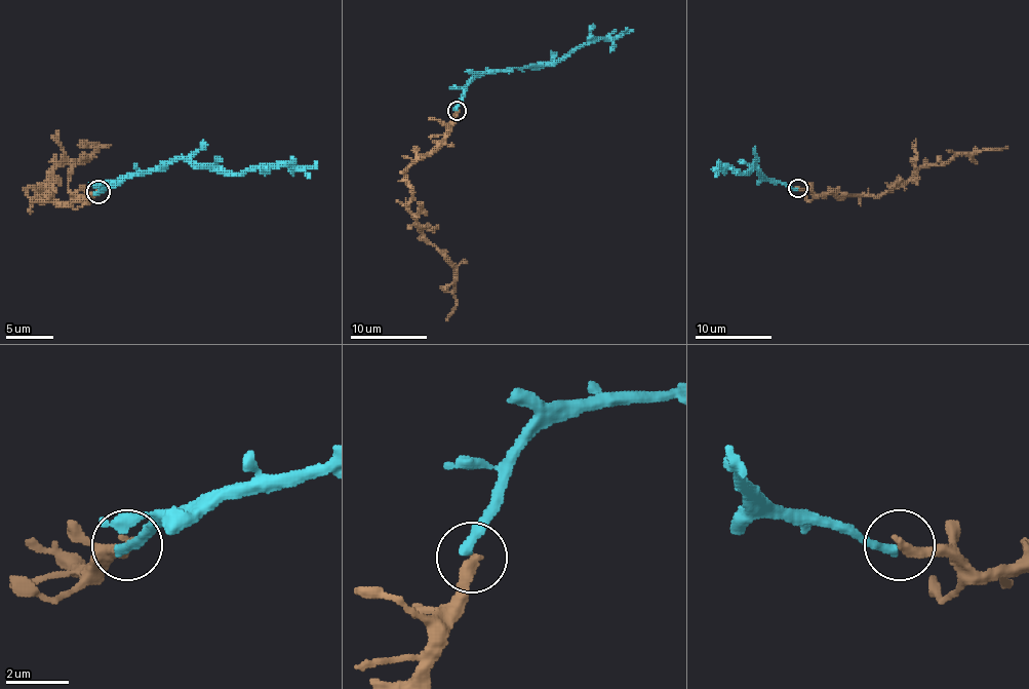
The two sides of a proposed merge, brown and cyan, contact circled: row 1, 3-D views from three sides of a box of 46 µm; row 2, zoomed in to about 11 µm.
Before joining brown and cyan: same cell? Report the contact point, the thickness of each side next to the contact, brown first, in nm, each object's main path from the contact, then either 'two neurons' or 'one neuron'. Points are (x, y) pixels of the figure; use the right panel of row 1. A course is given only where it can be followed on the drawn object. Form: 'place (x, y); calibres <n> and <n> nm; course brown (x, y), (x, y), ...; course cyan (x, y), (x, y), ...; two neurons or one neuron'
place (797, 188); calibres 400 and 320 nm; course brown (797, 188), (820, 194), (881, 194), (899, 188), (923, 165), (943, 165), (956, 154), (977, 154), (1007, 146); course cyan (797, 188), (789, 188), (761, 173), (755, 161), (744, 173), (717, 163); one neuron

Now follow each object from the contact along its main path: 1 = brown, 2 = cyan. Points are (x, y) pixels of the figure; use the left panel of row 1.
1: (99, 192), (89, 199), (35, 199), (42, 199), (58, 163), (80, 163), (93, 150), (96, 143), (84, 140)
2: (99, 192), (134, 174), (163, 170), (170, 163), (191, 159), (236, 174), (265, 166), (312, 166), (317, 161)

